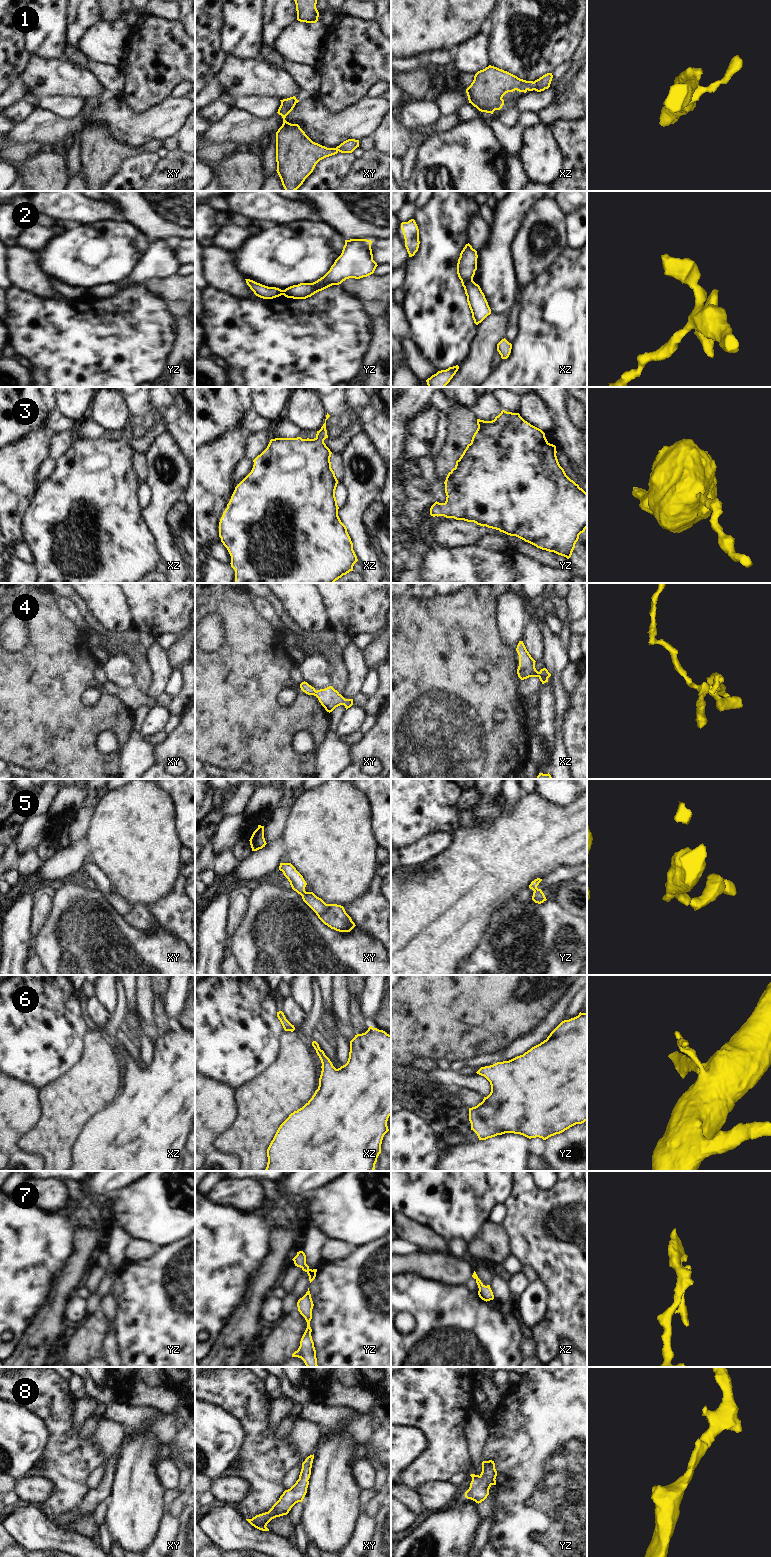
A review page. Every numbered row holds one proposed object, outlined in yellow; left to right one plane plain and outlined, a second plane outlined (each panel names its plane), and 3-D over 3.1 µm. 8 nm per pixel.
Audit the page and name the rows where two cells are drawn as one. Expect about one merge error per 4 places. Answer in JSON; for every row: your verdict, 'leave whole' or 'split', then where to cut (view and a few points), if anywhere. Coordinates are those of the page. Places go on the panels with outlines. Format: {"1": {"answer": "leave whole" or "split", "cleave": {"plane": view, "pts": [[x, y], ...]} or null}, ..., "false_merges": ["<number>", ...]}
{"1": {"answer": "leave whole", "cleave": null}, "2": {"answer": "split", "cleave": {"plane": "xz", "pts": [[472, 279], [464, 287]]}}, "3": {"answer": "leave whole", "cleave": null}, "4": {"answer": "leave whole", "cleave": null}, "5": {"answer": "leave whole", "cleave": null}, "6": {"answer": "leave whole", "cleave": null}, "7": {"answer": "leave whole", "cleave": null}, "8": {"answer": "leave whole", "cleave": null}, "false_merges": ["2"]}

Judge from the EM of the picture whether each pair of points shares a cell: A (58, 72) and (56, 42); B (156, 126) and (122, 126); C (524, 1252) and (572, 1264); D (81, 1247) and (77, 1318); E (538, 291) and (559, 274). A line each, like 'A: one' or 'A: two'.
A: two
B: one
C: one
D: two
E: one

